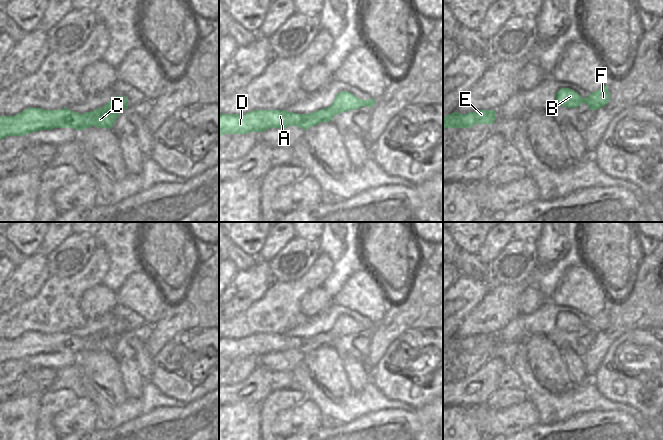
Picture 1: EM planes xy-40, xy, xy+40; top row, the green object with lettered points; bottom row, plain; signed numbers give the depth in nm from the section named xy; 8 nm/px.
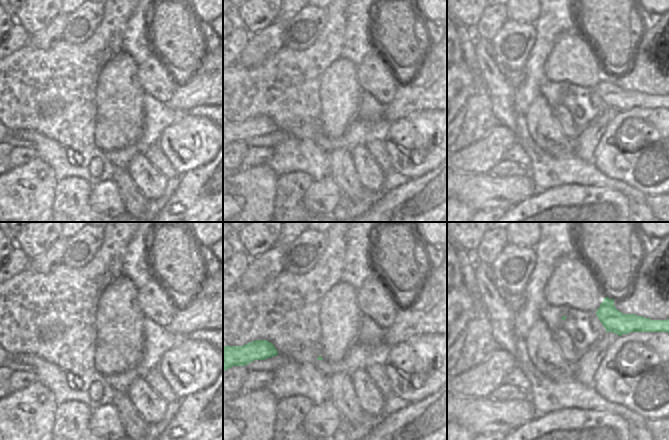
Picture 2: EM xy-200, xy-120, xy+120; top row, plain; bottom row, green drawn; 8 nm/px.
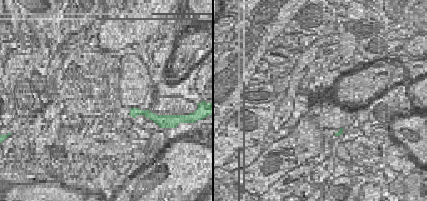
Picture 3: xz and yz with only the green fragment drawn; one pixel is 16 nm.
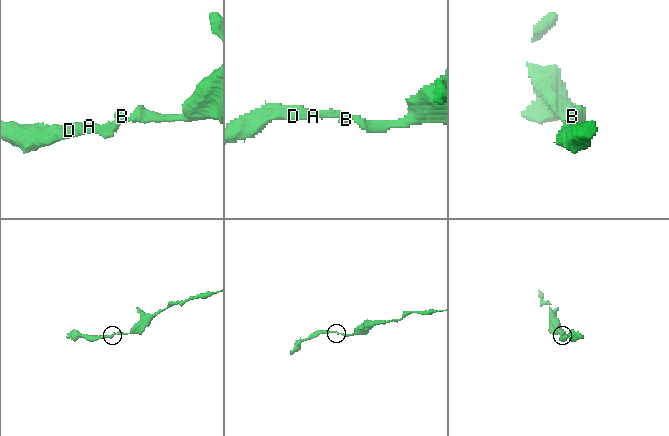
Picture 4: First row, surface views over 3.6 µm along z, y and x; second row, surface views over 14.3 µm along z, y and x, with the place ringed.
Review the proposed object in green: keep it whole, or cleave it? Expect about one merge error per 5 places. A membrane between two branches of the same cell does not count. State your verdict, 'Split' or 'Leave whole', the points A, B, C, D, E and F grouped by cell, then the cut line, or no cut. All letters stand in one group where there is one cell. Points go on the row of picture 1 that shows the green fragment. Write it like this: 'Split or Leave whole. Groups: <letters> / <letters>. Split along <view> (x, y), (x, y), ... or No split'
Leave whole. Groups: A B C D E F. No split

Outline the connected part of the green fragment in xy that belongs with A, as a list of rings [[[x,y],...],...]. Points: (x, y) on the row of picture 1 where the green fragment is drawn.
[[[343,91],[329,108],[323,108],[309,114],[295,114],[286,110],[253,110],[245,114],[219,113],[219,136],[223,134],[247,134],[263,132],[269,128],[297,126],[307,130],[321,122],[330,122],[337,114],[355,110],[363,106],[372,108],[375,100],[361,100],[353,94]]]

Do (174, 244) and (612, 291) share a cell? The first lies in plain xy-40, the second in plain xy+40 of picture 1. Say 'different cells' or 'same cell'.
same cell

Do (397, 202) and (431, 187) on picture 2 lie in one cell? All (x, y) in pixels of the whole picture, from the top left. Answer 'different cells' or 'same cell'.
same cell

